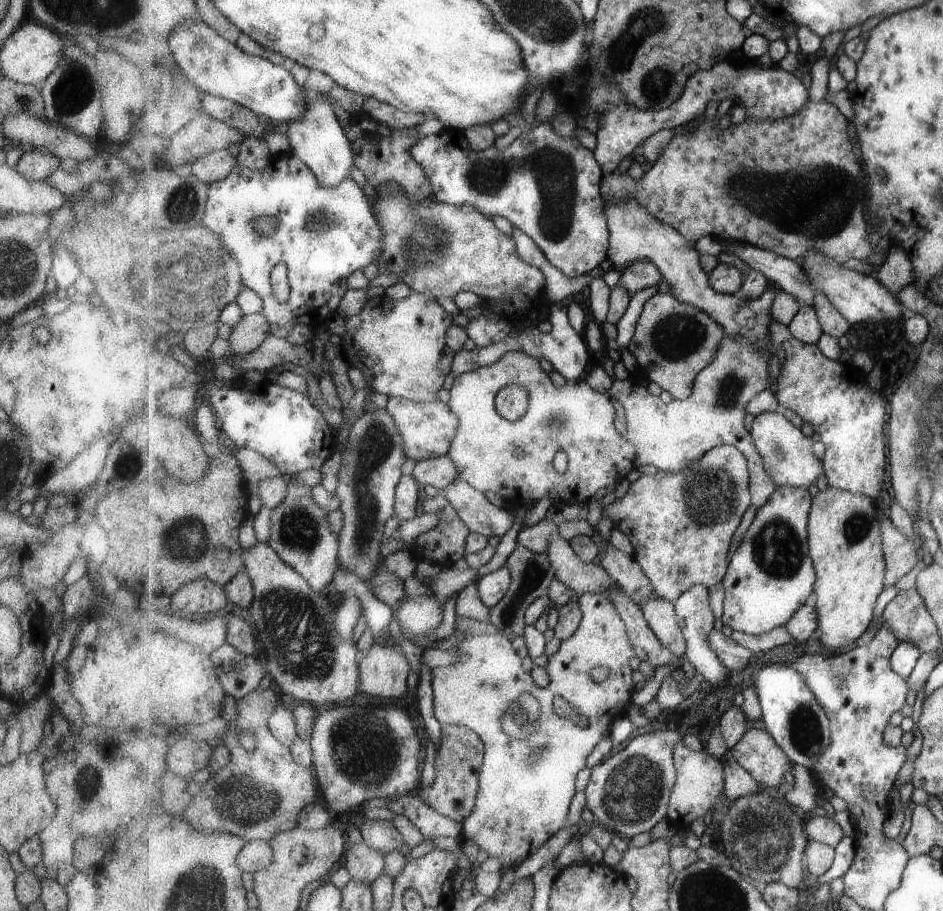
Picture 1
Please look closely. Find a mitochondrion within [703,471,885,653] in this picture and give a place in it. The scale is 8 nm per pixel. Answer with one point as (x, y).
(777, 548)

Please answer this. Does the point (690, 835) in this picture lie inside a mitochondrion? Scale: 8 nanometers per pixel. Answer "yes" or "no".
no

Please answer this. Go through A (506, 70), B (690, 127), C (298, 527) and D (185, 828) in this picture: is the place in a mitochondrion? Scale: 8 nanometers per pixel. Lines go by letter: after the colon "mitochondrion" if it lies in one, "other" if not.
A: other
B: other
C: mitochondrion
D: other

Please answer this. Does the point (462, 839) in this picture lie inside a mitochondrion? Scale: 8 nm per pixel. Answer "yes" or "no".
no

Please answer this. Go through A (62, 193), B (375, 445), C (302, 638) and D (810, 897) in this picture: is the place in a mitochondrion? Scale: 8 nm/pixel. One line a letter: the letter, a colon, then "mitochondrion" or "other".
A: other
B: mitochondrion
C: mitochondrion
D: other

